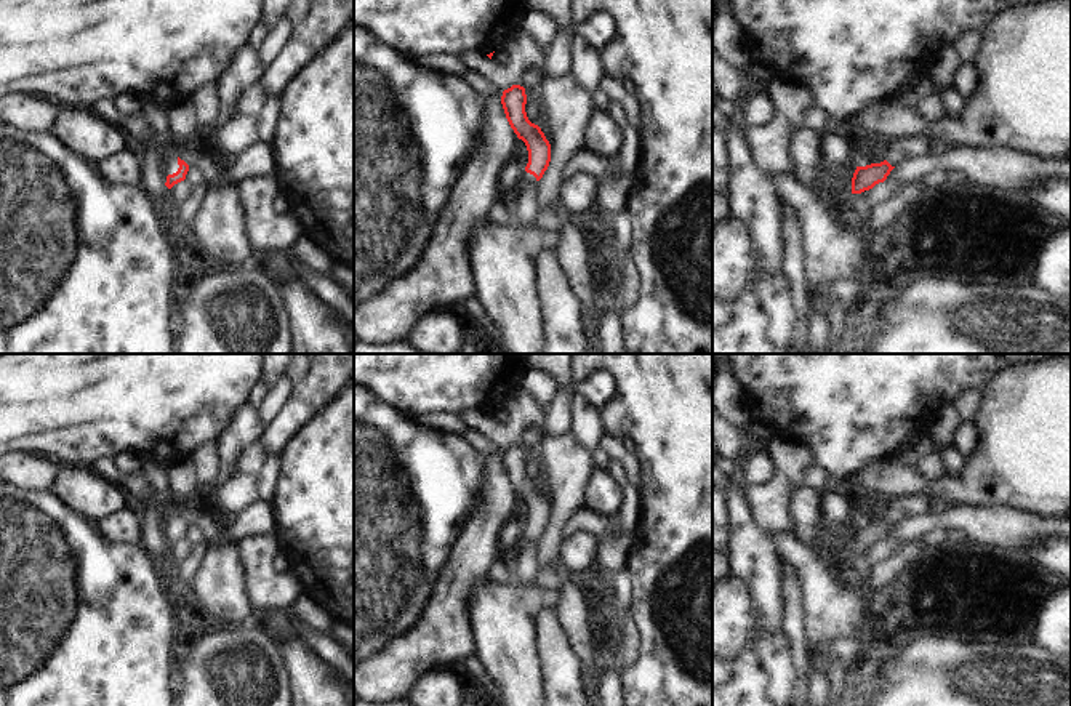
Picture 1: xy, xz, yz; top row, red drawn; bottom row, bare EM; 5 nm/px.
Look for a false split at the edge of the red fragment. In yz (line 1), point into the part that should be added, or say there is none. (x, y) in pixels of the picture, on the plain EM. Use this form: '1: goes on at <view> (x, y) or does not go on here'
1: does not go on here

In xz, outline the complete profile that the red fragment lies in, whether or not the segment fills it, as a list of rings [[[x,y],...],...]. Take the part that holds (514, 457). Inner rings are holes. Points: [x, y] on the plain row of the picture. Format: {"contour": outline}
{"contour": [[[512,443],[511,447],[504,448],[501,463],[511,487],[517,496],[525,501],[528,509],[528,522],[525,530],[519,535],[517,543],[522,552],[525,548],[536,544],[548,528],[551,520],[551,503],[541,487],[531,482],[527,475],[527,453],[523,445]]]}

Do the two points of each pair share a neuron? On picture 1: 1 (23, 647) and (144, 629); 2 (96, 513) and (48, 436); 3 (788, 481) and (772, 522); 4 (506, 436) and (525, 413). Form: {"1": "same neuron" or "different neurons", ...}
{"1": "same neuron", "2": "different neurons", "3": "same neuron", "4": "same neuron"}

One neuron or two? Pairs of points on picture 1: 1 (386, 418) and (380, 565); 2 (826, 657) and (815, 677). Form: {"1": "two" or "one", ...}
{"1": "one", "2": "two"}

